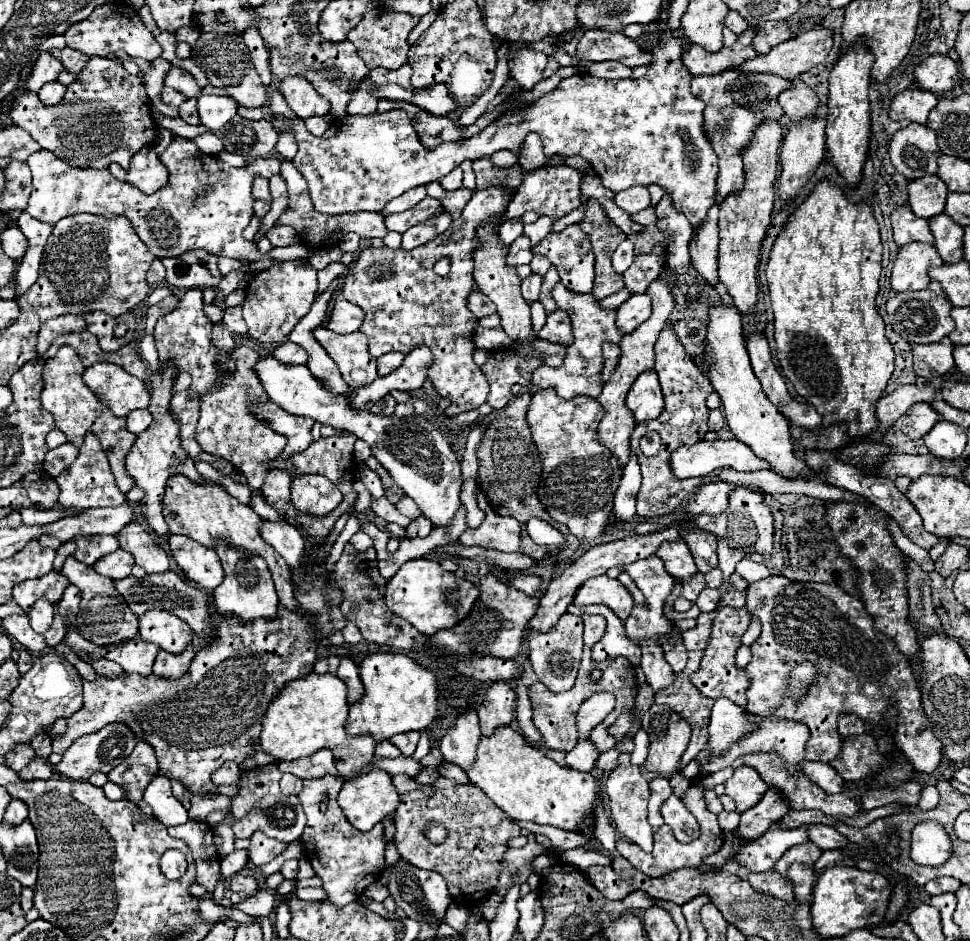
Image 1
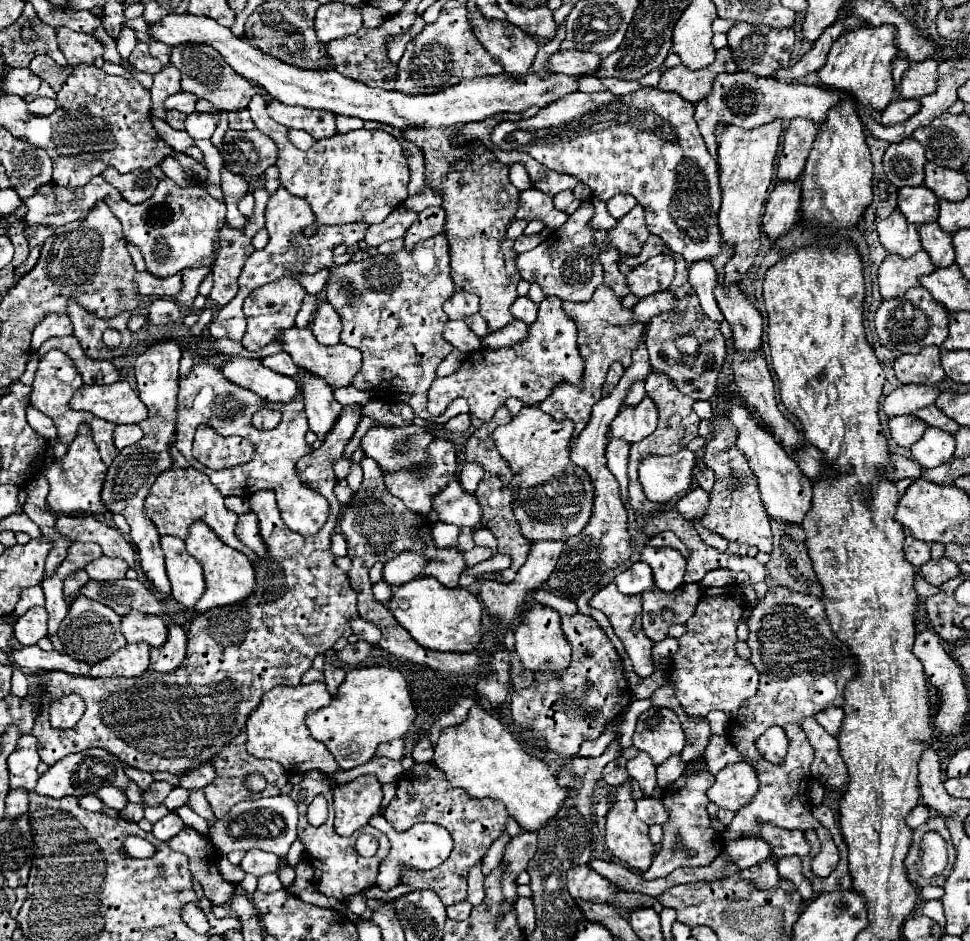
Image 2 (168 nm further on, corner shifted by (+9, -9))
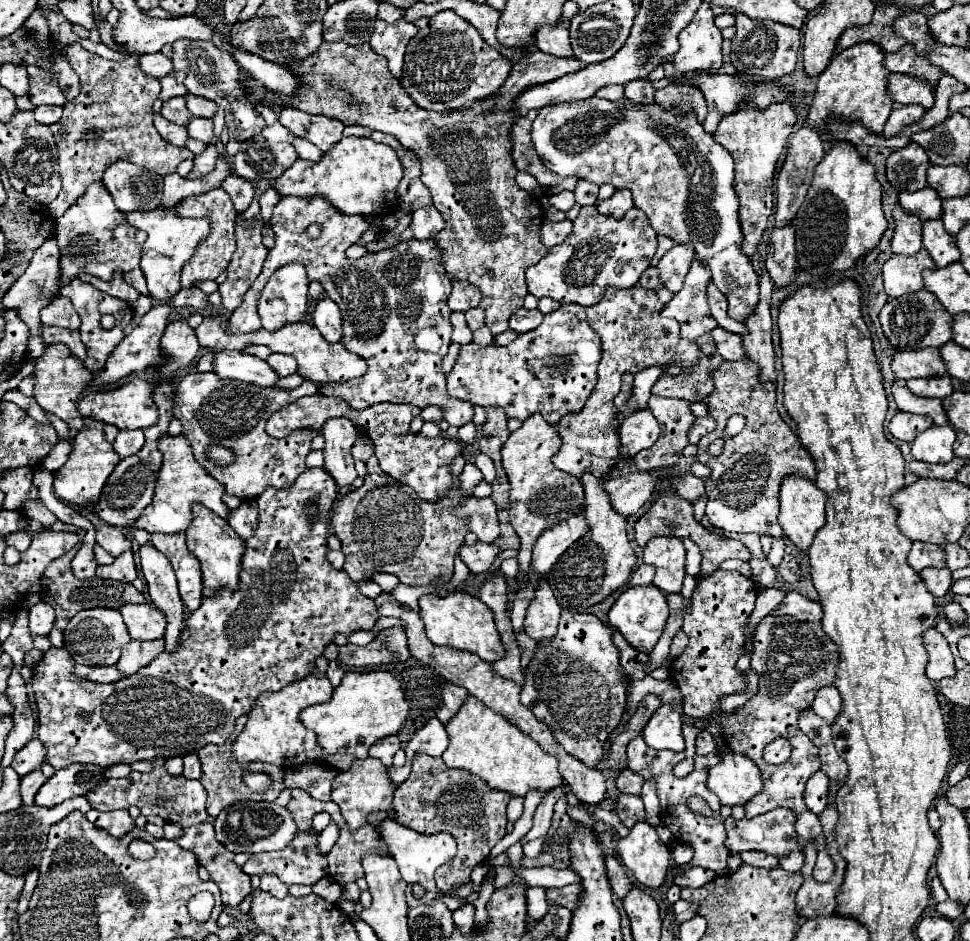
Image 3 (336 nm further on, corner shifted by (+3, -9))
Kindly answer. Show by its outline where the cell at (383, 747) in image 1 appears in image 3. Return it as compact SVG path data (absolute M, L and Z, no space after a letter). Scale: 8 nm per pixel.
M320 761L306 763L294 769L284 771L284 789L304 789L314 799L328 801L332 793L332 779L336 777L336 769L322 765Z

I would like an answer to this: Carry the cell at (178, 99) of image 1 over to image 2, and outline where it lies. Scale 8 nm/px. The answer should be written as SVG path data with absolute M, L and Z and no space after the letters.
M176 93L176 95L170 95L166 101L164 101L164 107L166 111L182 111L182 113L192 113L194 111L194 105L196 105L196 95L190 95L190 93Z

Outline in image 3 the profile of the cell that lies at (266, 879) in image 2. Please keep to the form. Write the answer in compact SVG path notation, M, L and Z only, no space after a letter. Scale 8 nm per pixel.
M260 875L260 889L268 891L276 899L284 899L288 895L288 885L284 885L276 875Z

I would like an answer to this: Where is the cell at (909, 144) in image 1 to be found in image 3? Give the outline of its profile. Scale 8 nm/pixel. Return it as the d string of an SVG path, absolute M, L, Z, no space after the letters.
M918 143L894 151L886 161L886 179L898 191L920 191L926 183L926 169L930 167L926 151Z

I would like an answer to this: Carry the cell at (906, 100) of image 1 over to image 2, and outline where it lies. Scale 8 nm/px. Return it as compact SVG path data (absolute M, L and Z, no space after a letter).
M894 99L888 103L888 107L882 111L882 125L896 125L920 111L920 101L916 99Z

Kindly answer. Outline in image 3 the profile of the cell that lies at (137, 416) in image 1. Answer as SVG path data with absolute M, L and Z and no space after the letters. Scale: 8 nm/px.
M120 431L114 441L114 451L120 457L128 457L138 453L144 447L144 433L142 431Z

